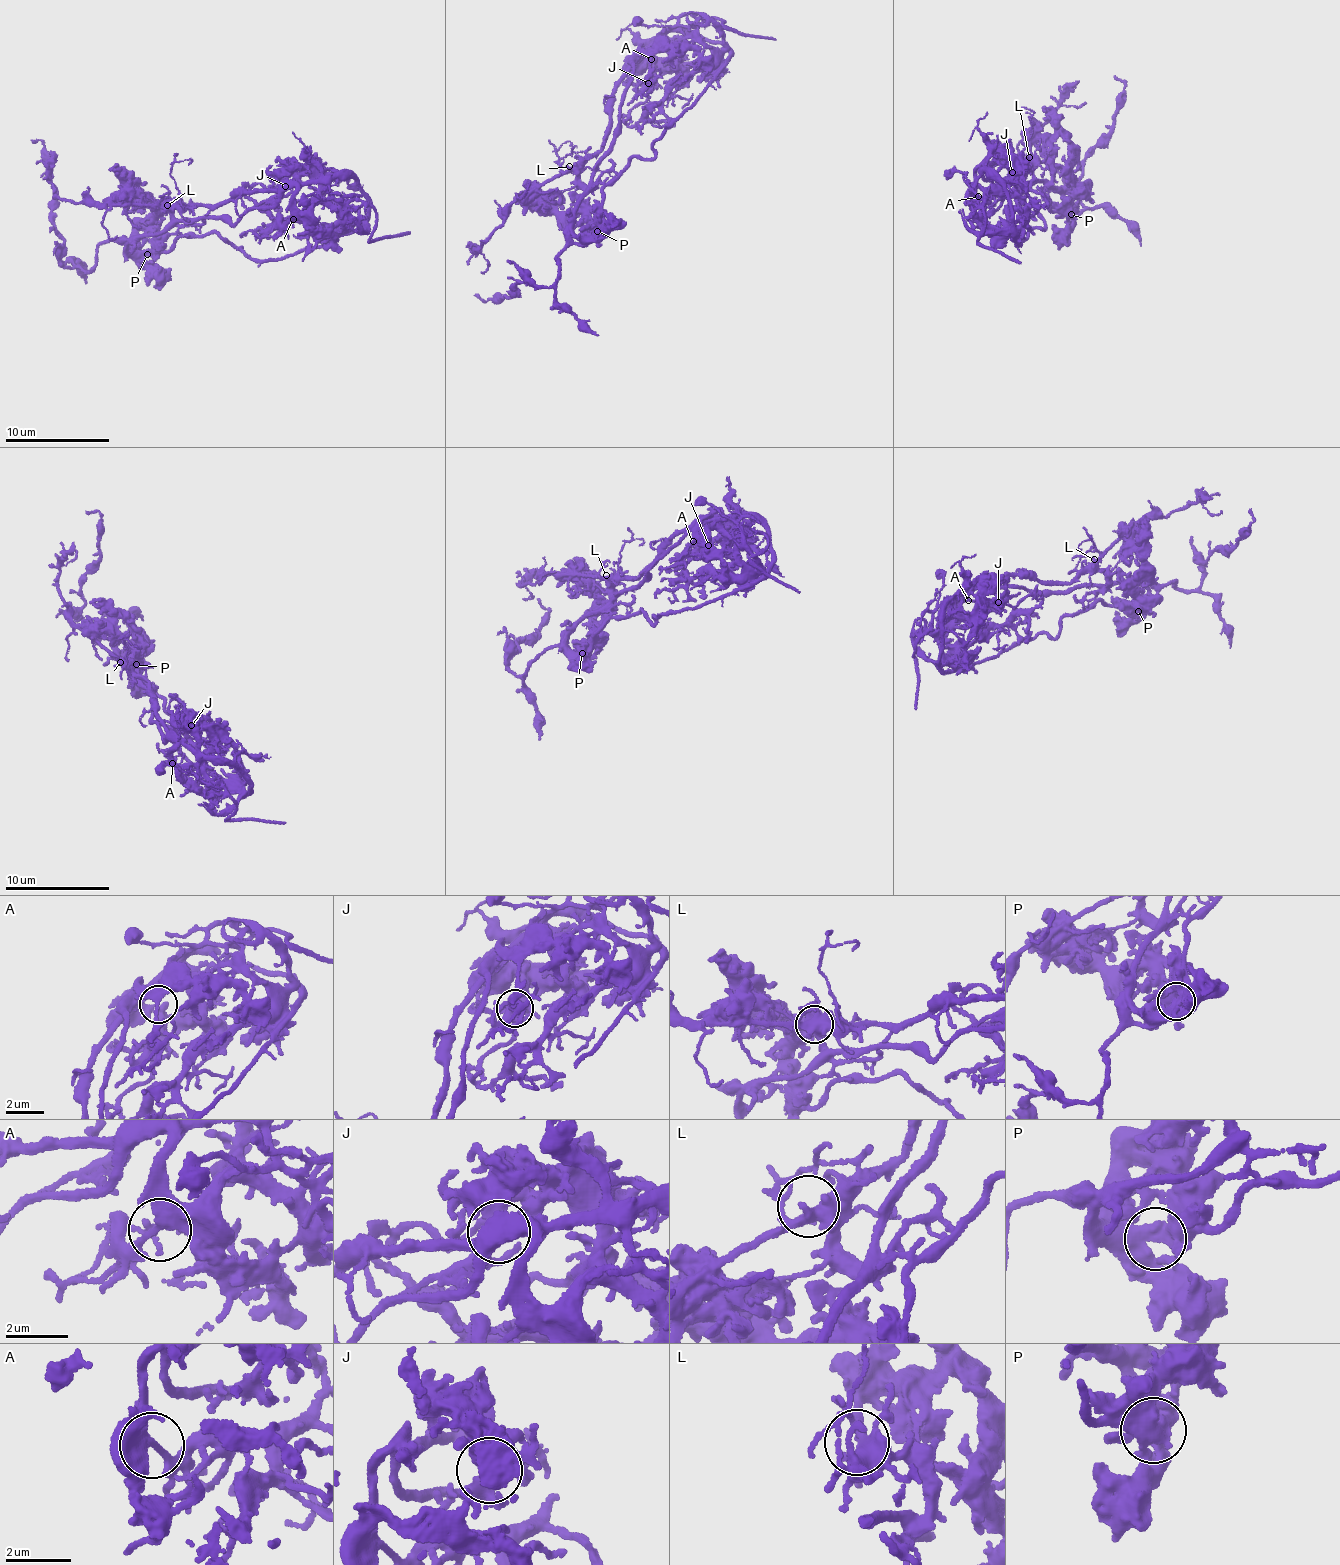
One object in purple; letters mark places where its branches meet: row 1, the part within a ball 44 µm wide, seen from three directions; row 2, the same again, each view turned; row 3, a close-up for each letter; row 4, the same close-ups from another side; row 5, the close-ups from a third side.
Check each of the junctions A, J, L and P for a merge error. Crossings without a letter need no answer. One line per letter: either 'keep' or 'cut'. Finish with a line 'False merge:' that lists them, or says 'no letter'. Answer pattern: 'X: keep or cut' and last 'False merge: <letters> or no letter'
A: keep
J: keep
L: keep
P: cut
False merge: P

